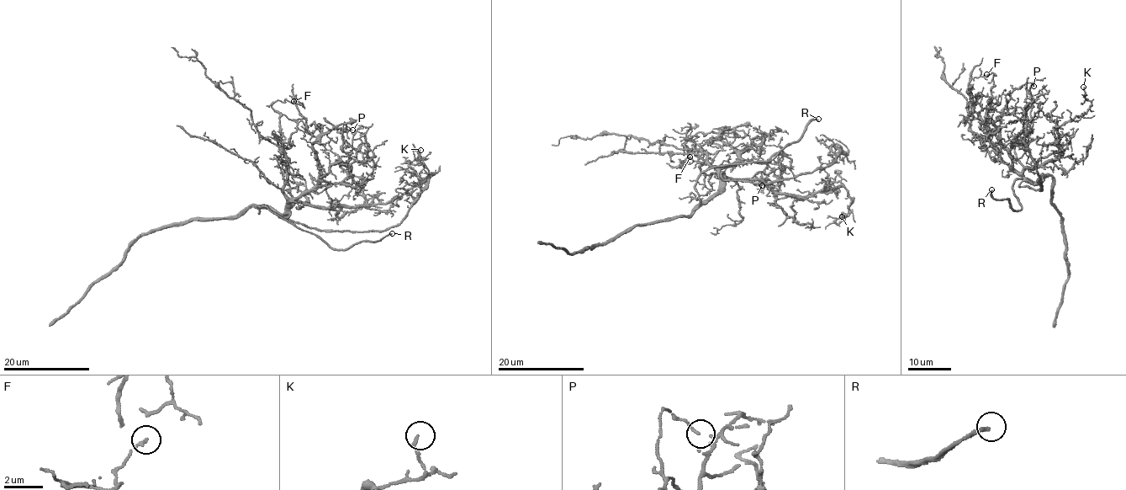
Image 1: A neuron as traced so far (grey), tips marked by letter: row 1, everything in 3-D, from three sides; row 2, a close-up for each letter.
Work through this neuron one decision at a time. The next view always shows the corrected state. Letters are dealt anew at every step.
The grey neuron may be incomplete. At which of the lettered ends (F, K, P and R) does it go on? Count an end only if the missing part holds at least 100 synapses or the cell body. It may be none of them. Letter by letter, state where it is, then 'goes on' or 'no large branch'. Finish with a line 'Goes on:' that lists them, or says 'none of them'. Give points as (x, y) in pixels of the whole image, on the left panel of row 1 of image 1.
F: place (293, 101); no large branch
K: place (420, 150); no large branch
P: place (352, 130); no large branch
R: place (392, 233); goes on
Goes on: R

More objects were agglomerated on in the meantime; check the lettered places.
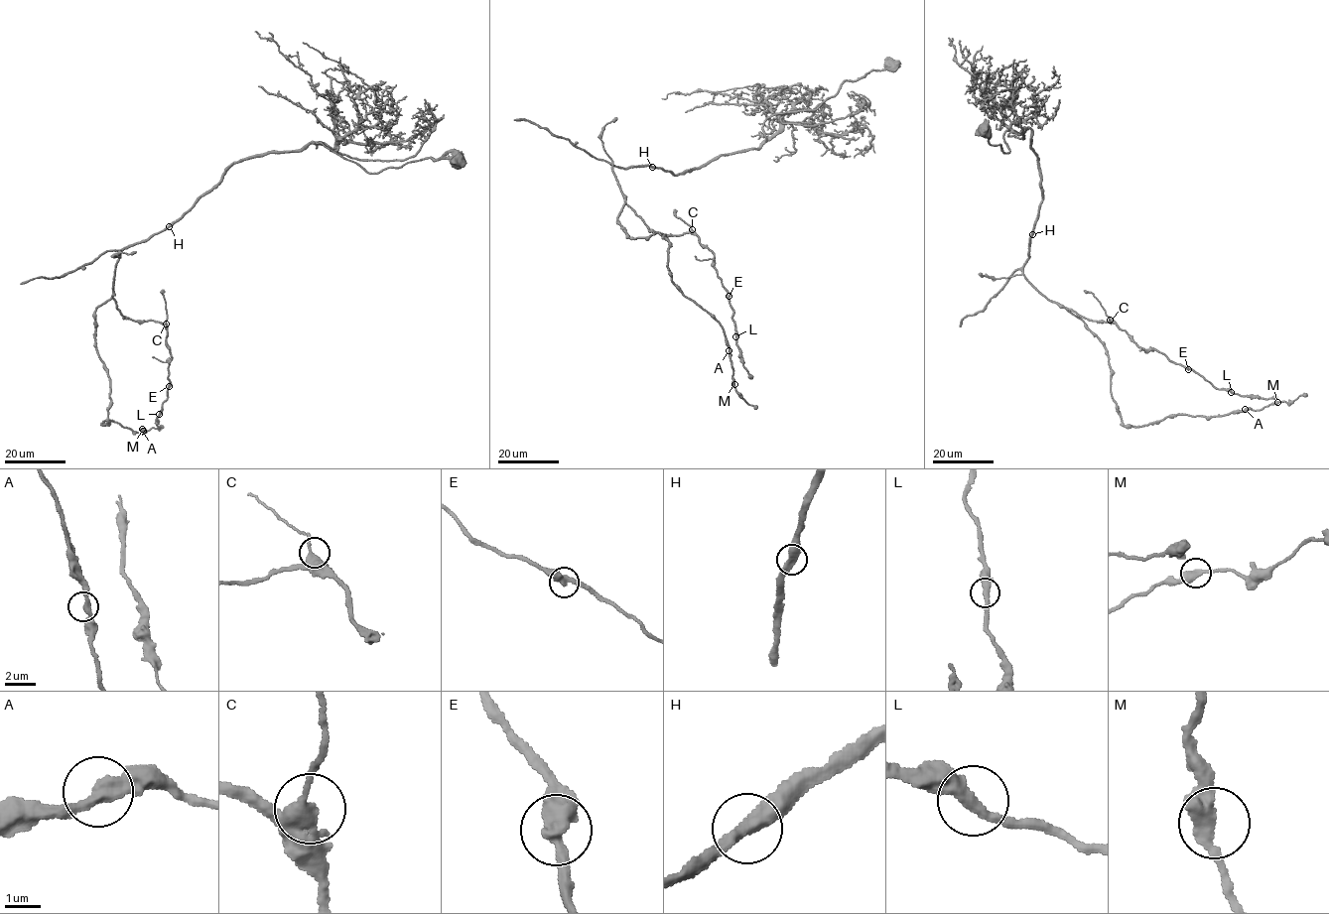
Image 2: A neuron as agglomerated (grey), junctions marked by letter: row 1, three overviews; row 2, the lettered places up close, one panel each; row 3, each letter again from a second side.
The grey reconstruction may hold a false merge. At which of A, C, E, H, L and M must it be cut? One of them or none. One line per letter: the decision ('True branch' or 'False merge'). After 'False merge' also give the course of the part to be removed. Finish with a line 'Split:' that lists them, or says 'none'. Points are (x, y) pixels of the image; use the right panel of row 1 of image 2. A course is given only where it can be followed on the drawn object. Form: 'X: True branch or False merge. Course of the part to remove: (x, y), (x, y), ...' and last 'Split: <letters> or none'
A: True branch
C: True branch
E: True branch
H: True branch
L: True branch
M: True branch
Split: none

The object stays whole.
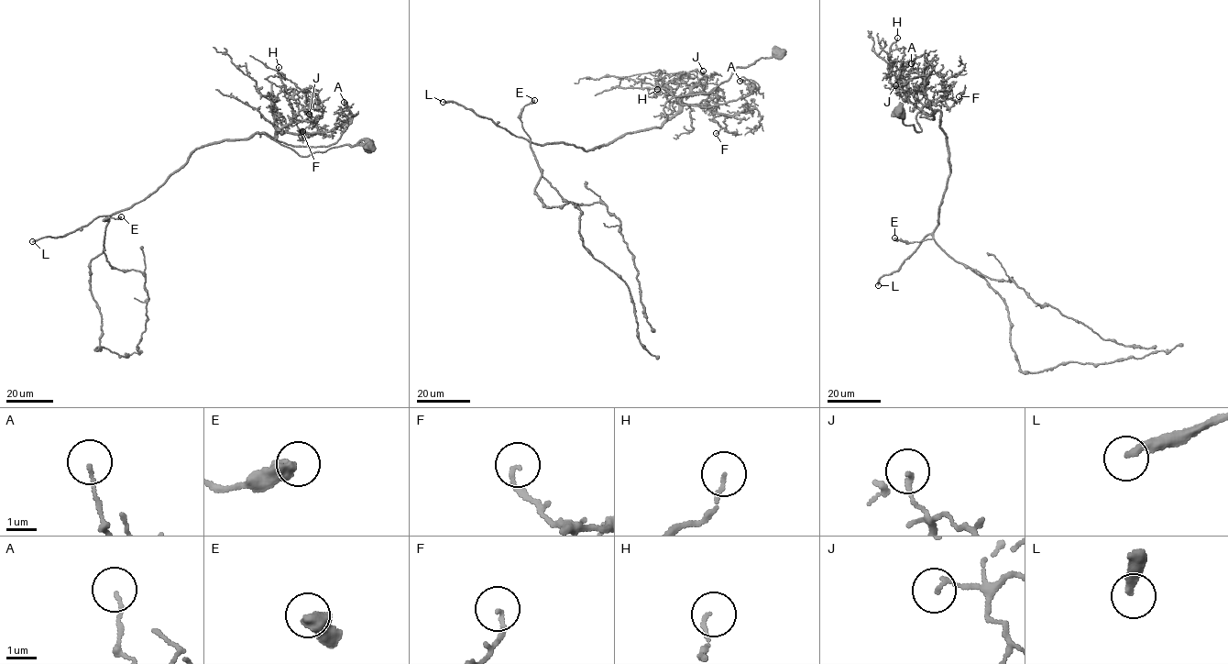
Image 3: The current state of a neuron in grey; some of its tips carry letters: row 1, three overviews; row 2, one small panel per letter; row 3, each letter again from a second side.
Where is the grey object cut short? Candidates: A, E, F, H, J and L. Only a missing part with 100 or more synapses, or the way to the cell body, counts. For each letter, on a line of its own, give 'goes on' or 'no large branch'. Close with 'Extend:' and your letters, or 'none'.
A: no large branch
E: no large branch
F: no large branch
H: no large branch
J: no large branch
L: goes on
Extend: L

